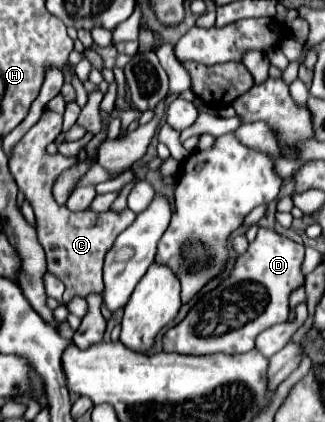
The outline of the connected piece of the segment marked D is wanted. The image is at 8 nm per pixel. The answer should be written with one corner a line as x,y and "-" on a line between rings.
258,229
256,239
248,251
236,259
230,275
222,279
214,291
206,293
178,325
164,333
162,349
184,355
210,355
220,351
246,353
254,349
258,333
288,319
290,293
304,285
302,259
298,243
272,229

